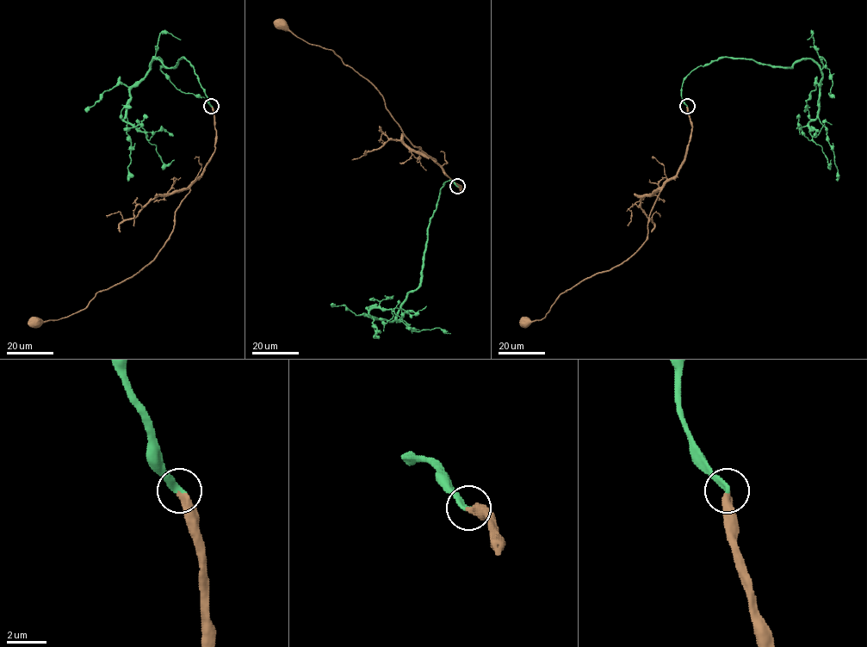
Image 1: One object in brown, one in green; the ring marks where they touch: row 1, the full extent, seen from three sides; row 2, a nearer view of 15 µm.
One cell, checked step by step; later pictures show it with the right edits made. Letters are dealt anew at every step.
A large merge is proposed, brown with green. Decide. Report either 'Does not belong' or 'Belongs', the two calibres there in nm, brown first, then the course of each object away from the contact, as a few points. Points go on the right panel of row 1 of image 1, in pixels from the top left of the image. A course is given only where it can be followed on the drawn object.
Belongs. Thickness 360 nm (brown) against 320 nm. Course of brown: (687, 106), (692, 129), (684, 161), (650, 212), (647, 239), (622, 263), (566, 290), (542, 319), (525, 323). Course of green: (687, 106), (685, 78), (720, 58), (790, 68), (812, 58), (822, 78), (810, 133), (831, 159)

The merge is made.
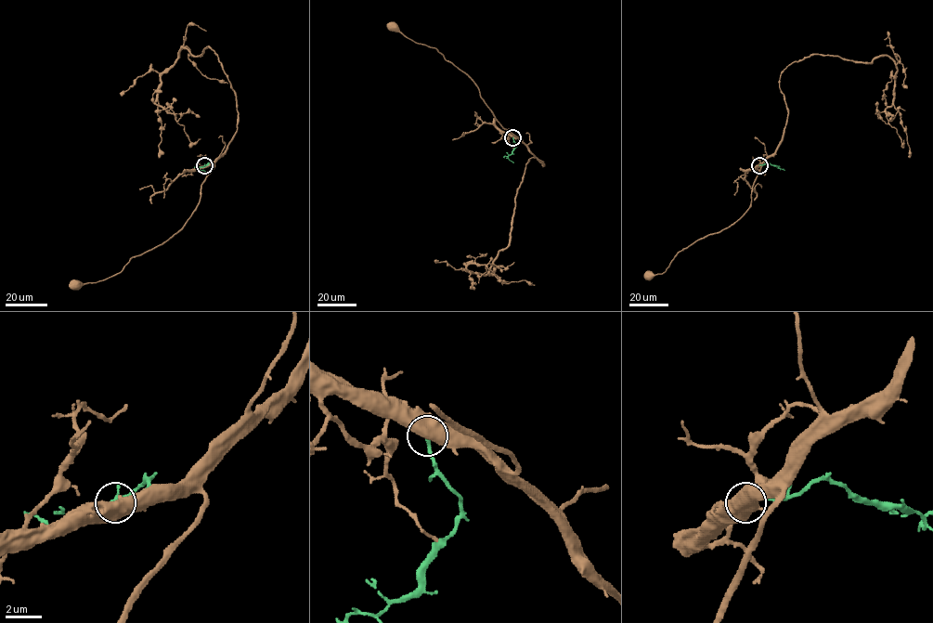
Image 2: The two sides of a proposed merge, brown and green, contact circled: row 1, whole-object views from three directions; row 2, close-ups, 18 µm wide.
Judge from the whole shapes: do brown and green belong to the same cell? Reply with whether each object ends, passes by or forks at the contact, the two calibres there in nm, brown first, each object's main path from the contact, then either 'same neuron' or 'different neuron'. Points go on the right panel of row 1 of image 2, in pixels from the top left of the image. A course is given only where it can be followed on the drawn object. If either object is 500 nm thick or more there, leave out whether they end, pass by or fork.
600/200 nm | brown via (759, 165), (763, 163), (753, 184), (751, 206), (741, 217), (683, 249), (663, 273), (649, 277) | green via (759, 165), (769, 162), (784, 170) | same neuron

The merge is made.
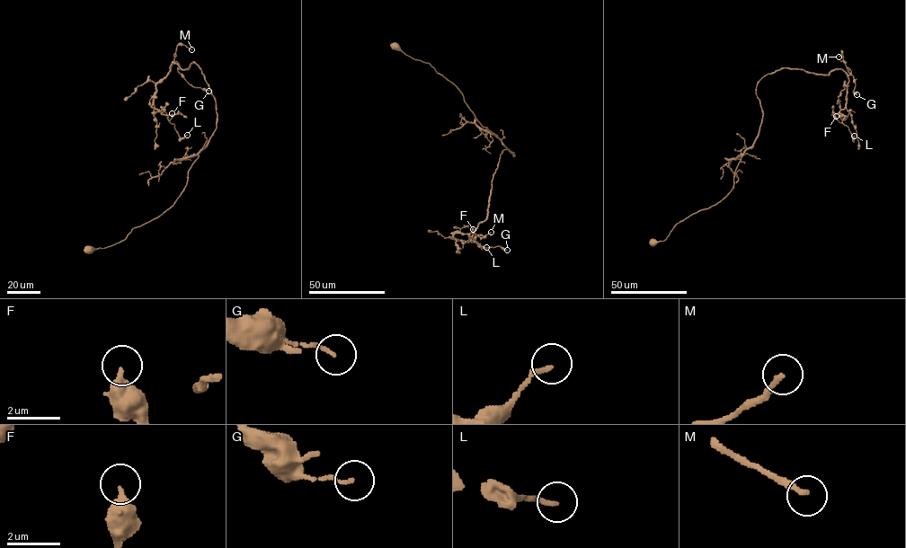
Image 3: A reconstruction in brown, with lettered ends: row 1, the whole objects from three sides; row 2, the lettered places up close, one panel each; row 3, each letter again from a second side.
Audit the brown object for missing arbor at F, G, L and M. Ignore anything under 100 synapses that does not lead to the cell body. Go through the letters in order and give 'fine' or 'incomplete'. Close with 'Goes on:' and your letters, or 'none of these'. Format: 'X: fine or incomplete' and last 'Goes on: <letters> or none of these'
F: fine
G: fine
L: fine
M: fine
Goes on: none of these

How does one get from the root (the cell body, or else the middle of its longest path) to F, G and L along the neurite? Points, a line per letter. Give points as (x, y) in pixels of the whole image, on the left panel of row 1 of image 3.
F: (89, 251), (122, 241), (182, 191), (217, 127), (194, 62), (173, 63), (156, 85), (151, 106), (172, 113)
G: (89, 251), (171, 207), (216, 128), (201, 69), (171, 66), (208, 91)
L: (89, 251), (122, 241), (182, 191), (217, 127), (194, 62), (173, 64), (151, 106), (187, 135)

